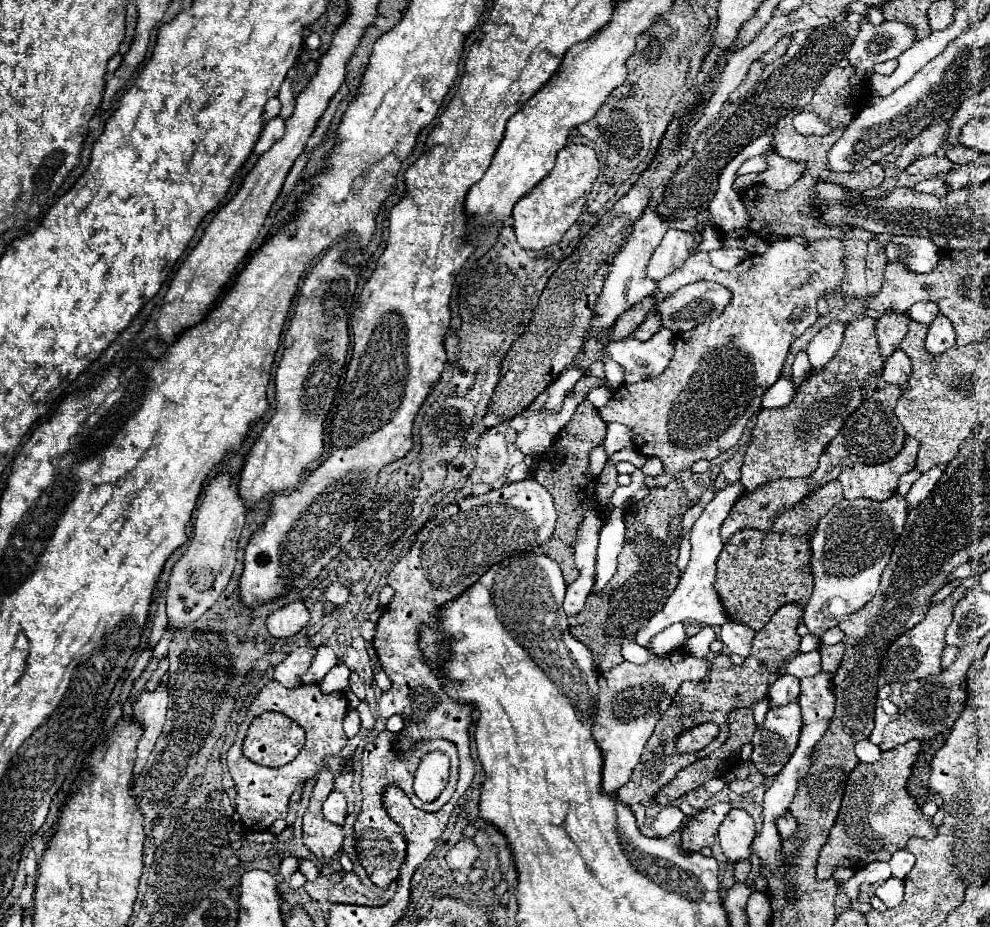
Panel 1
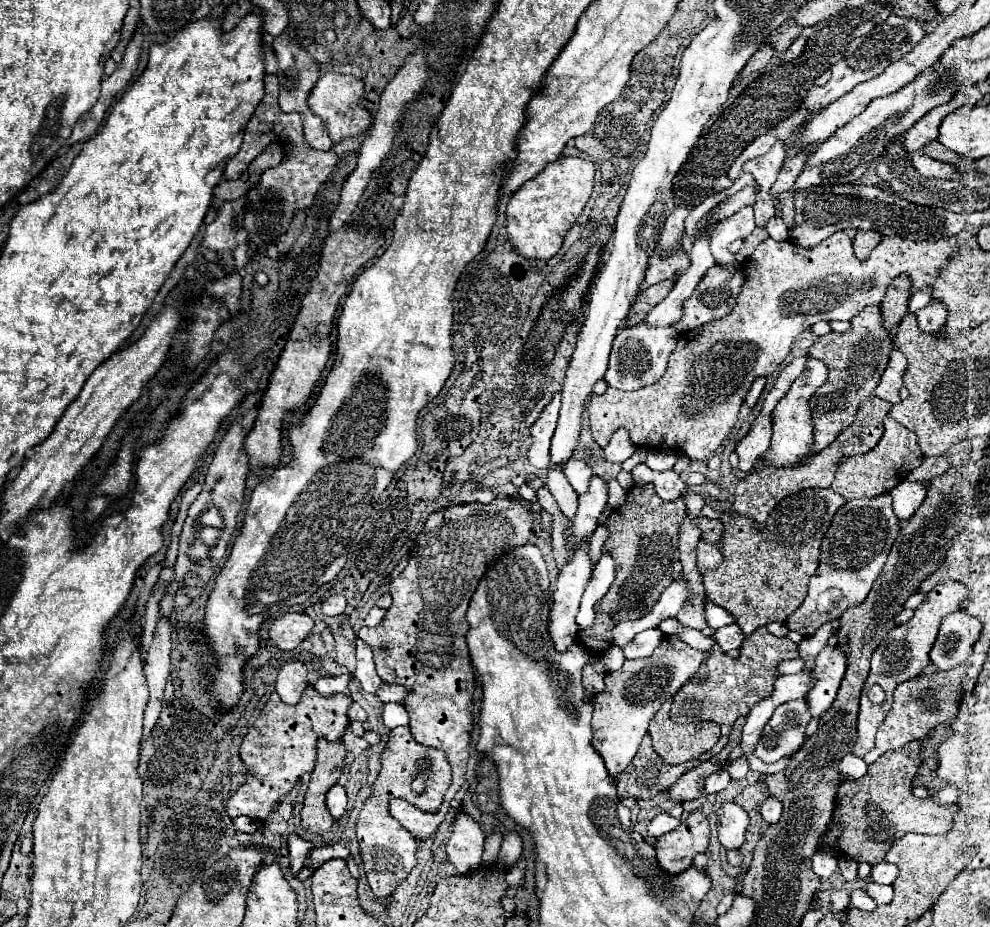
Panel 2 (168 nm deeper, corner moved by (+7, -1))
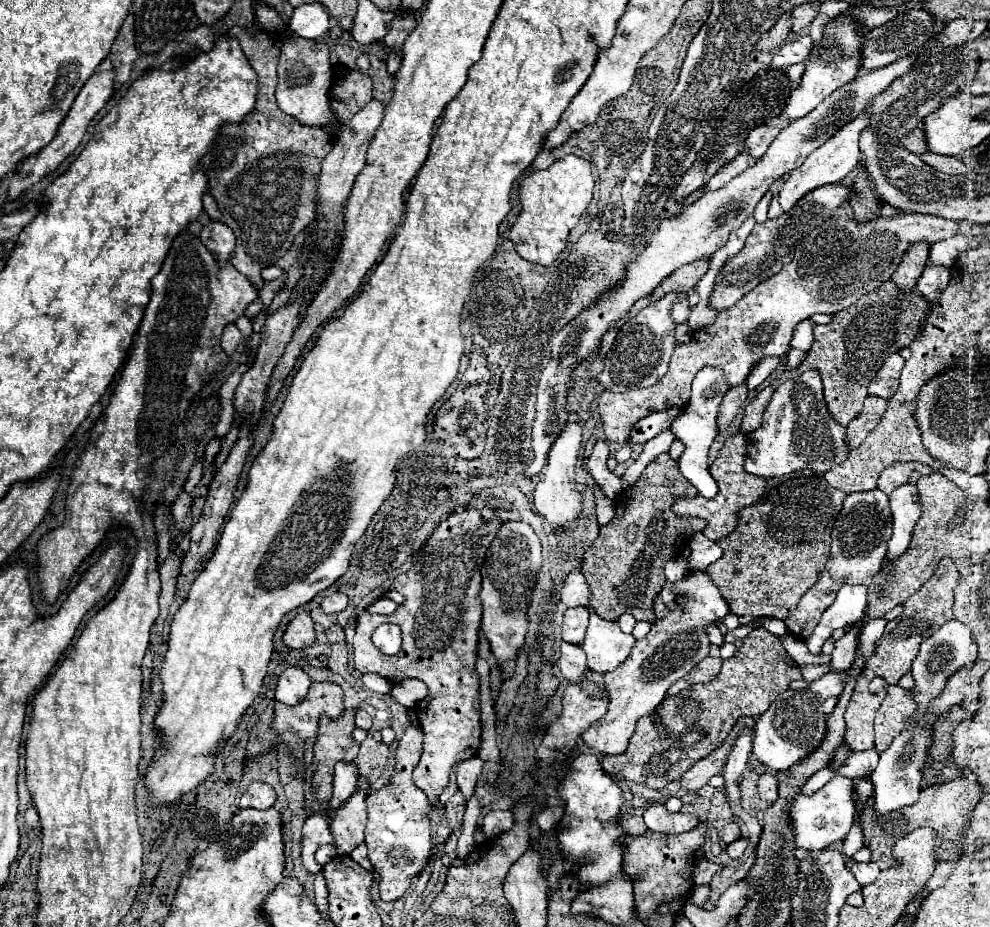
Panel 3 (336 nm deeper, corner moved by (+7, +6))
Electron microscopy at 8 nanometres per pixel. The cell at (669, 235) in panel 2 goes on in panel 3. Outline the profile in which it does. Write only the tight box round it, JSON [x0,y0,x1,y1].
[674,164,704,202]

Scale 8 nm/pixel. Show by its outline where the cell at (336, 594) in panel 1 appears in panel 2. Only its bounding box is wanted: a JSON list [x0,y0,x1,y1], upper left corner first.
[322,595,346,615]

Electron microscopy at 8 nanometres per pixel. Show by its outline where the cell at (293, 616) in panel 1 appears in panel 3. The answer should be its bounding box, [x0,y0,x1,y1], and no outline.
[282,612,314,648]

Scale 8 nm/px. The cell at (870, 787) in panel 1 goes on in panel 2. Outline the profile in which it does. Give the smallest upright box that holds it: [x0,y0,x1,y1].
[834,741,960,865]

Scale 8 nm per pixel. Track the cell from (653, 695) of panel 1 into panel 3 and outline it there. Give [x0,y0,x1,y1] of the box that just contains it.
[580,570,728,756]

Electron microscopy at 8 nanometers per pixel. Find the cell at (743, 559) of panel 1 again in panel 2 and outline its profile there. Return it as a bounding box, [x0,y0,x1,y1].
[701,489,846,635]

